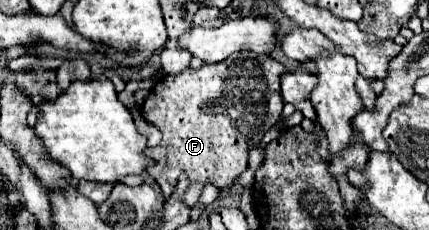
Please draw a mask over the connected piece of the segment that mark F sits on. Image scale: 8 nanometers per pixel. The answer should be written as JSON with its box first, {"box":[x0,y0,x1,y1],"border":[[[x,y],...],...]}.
{"box":[141,53,285,207],"border":[[[235,53],[221,63],[203,65],[199,71],[187,69],[183,71],[183,75],[165,75],[161,81],[157,81],[157,85],[153,87],[153,91],[141,107],[141,115],[147,123],[155,125],[163,133],[161,143],[153,149],[147,149],[147,157],[155,159],[155,165],[149,167],[147,173],[159,183],[165,199],[169,199],[169,195],[173,193],[179,173],[183,171],[191,179],[191,185],[185,193],[185,203],[189,207],[193,207],[199,201],[201,191],[207,183],[225,189],[231,183],[235,183],[241,173],[245,173],[249,149],[259,145],[263,135],[281,119],[283,99],[279,83],[281,75],[285,73],[285,65],[275,61],[271,55]]]}

